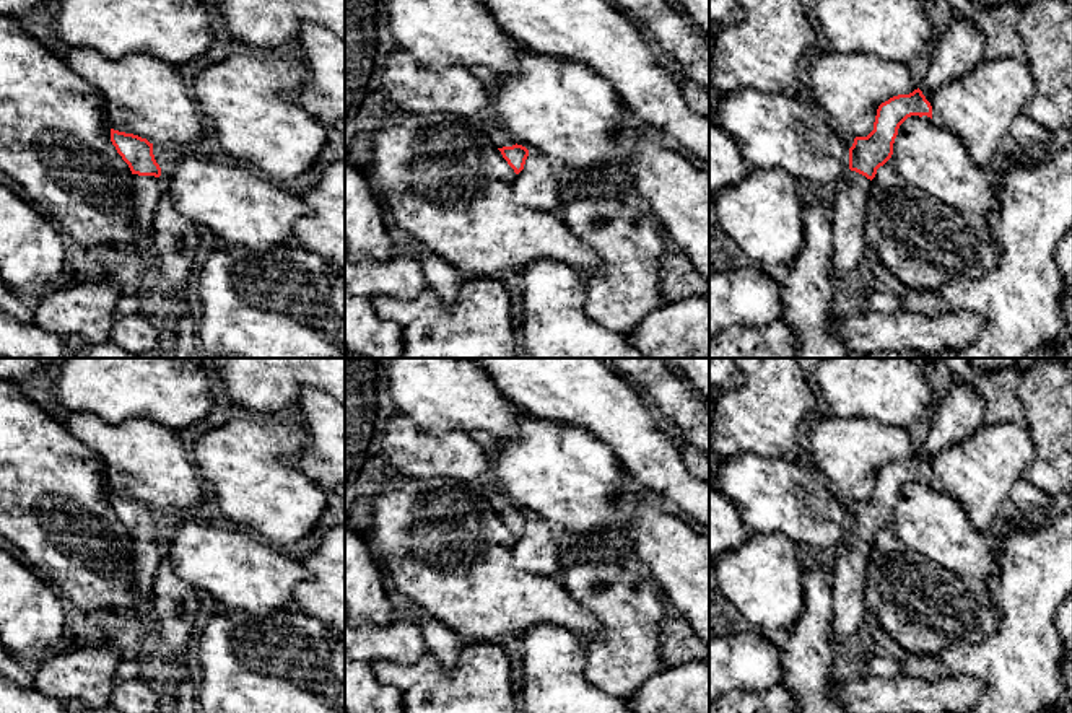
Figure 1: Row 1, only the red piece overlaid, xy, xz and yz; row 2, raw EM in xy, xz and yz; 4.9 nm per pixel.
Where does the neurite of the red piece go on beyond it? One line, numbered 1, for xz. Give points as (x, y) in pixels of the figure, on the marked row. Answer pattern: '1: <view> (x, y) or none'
1: xz (495, 131)

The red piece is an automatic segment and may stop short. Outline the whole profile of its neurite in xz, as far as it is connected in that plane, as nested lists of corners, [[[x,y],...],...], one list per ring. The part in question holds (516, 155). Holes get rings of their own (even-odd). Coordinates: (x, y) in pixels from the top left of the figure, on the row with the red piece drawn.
[[[490,116],[483,117],[477,124],[491,137],[503,158],[514,169],[514,173],[519,174],[524,169],[529,150],[522,145],[517,145],[512,137]]]

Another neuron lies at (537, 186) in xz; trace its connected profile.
[[[529,151],[524,169],[514,182],[516,202],[545,212],[556,212],[560,207],[560,168],[540,153]]]

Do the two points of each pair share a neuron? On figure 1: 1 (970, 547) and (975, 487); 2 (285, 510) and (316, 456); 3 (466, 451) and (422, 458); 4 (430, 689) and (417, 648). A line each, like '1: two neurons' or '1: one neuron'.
1: two neurons
2: two neurons
3: one neuron
4: two neurons

